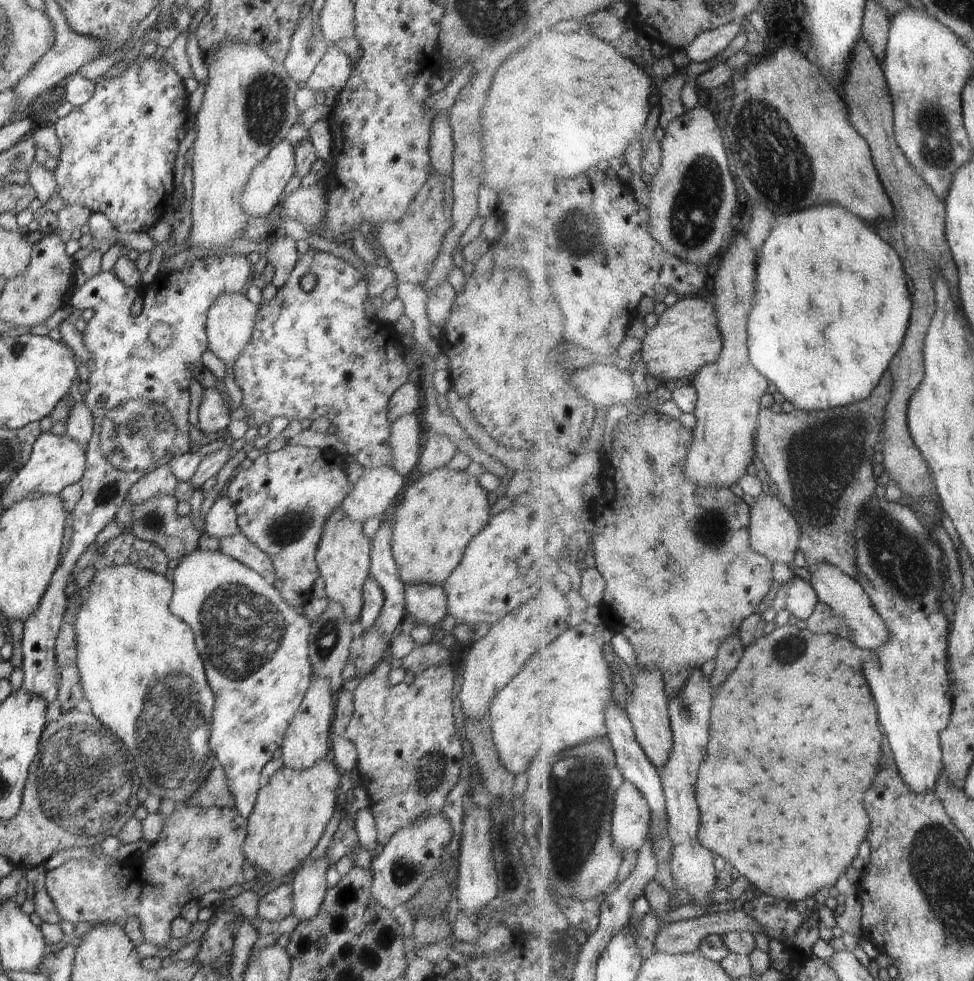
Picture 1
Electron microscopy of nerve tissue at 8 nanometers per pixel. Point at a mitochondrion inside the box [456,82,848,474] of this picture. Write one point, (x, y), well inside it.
(779, 170)

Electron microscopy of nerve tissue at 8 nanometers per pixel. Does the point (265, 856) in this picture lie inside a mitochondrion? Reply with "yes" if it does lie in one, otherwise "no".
no

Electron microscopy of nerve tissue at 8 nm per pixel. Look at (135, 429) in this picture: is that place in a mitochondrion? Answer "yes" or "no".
yes

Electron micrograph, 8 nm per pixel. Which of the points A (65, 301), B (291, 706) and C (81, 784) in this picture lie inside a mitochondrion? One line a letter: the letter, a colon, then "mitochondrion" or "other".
A: other
B: other
C: mitochondrion

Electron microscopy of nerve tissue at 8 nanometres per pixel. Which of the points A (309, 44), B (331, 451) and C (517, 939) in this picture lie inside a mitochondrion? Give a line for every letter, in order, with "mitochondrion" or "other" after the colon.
A: mitochondrion
B: other
C: other

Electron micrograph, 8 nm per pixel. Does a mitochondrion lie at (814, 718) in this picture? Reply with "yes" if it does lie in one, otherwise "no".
no

